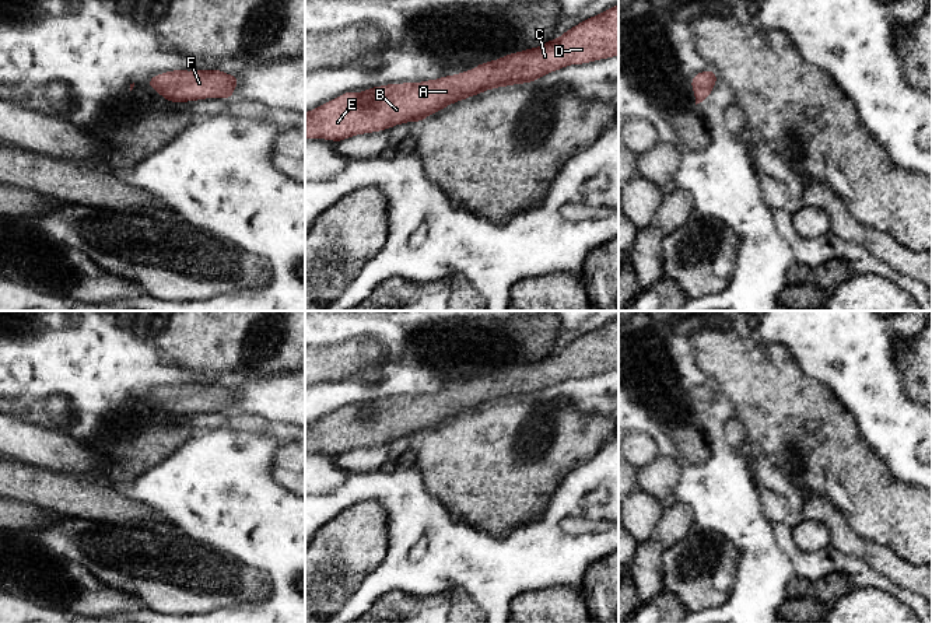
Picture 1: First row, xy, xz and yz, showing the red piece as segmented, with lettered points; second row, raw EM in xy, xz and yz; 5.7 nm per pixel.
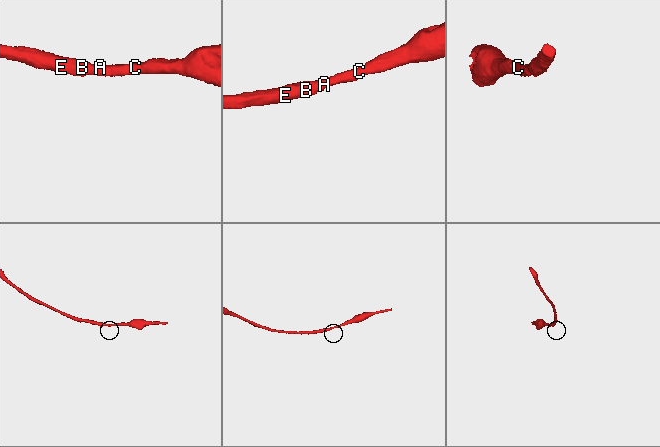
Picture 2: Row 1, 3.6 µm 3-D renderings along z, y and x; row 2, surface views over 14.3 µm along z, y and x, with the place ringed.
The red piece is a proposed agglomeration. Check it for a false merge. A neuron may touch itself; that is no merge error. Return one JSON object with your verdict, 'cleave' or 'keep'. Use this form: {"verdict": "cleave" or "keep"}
{"verdict": "keep"}

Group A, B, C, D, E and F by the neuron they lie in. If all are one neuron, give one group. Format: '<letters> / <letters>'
A B C D E F

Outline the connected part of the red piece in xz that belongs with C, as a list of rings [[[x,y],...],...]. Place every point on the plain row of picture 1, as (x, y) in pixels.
[[[619,318],[588,332],[547,357],[486,375],[470,385],[424,396],[386,398],[340,410],[305,427],[305,452],[341,455],[355,448],[421,435],[427,428],[512,398],[533,396],[568,378],[619,368]]]

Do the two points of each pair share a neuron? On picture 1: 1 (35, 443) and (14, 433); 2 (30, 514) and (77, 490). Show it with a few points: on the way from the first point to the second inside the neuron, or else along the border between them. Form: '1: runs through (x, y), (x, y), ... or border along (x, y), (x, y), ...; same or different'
1: runs through (30, 443), (20, 438); same
2: border along (14, 499), (32, 503), (53, 513); different

